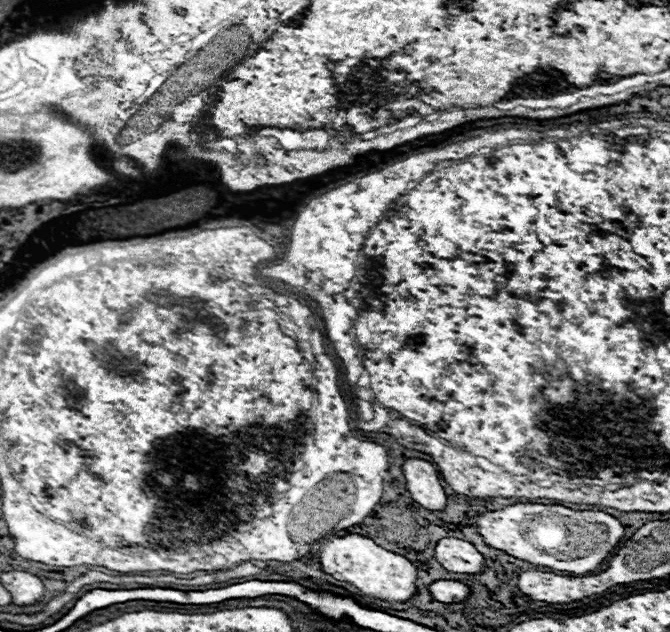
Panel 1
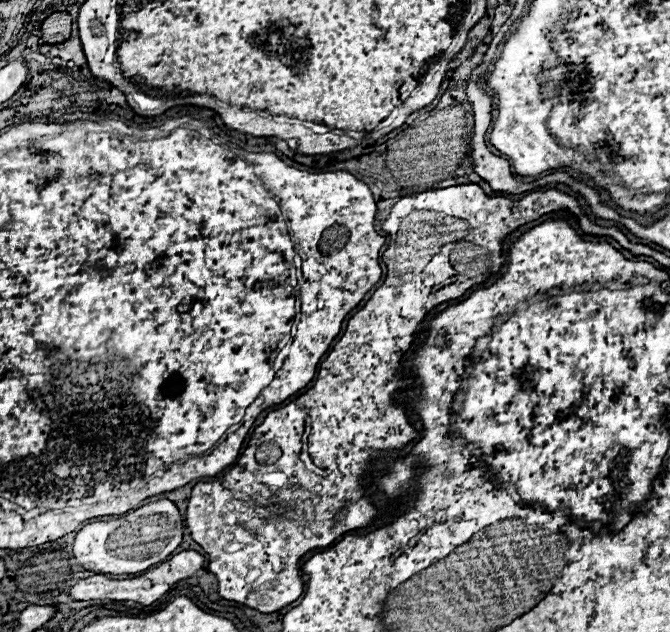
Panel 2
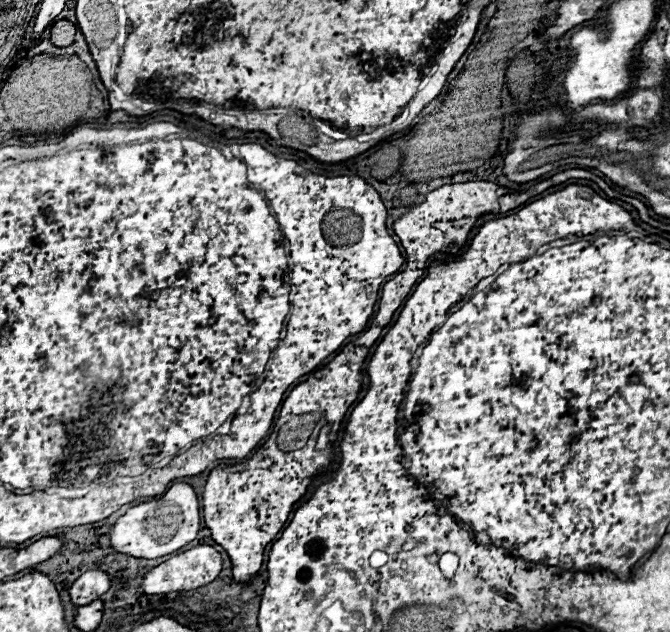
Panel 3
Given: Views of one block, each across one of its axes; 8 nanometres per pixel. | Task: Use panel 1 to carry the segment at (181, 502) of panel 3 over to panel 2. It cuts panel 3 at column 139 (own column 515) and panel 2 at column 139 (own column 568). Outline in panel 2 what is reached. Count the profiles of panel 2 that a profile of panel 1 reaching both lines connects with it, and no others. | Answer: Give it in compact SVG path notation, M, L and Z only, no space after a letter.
M158 500L110 522L92 522L78 530L72 544L72 556L94 574L138 574L168 558L182 542L184 522L174 502Z

